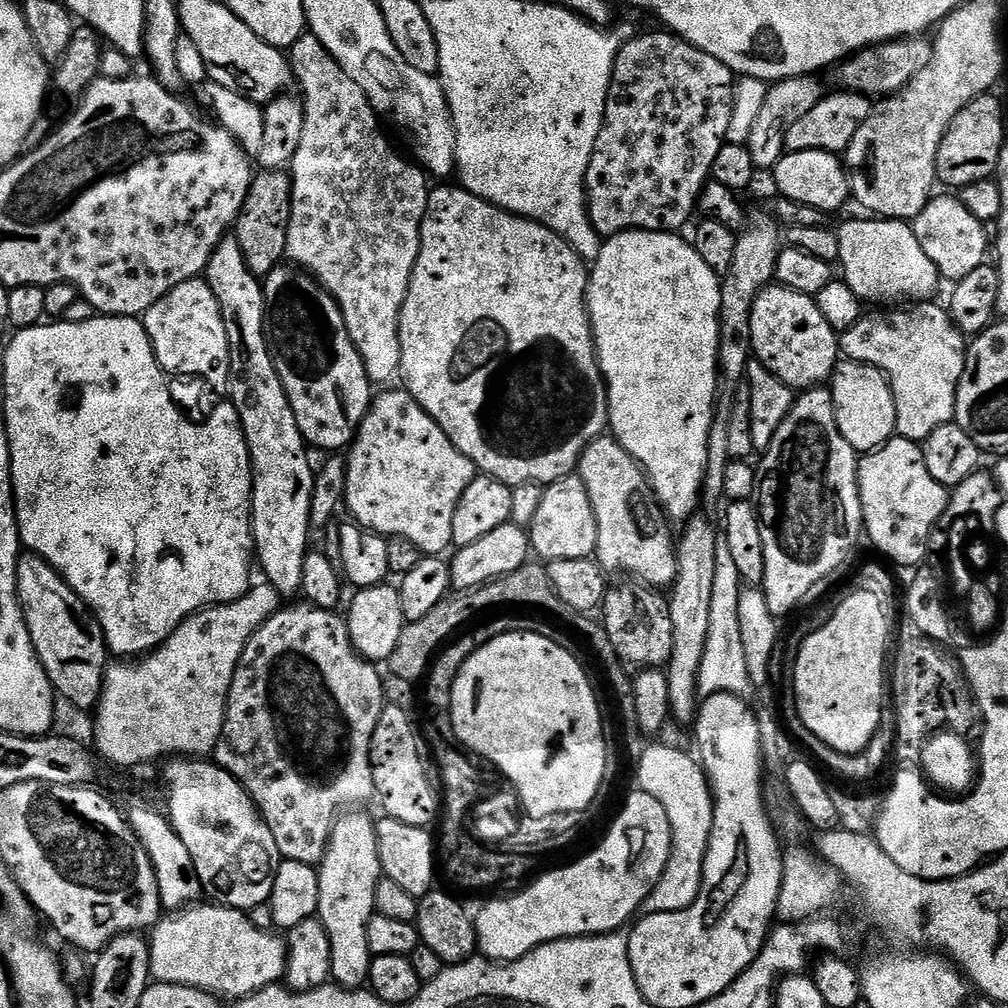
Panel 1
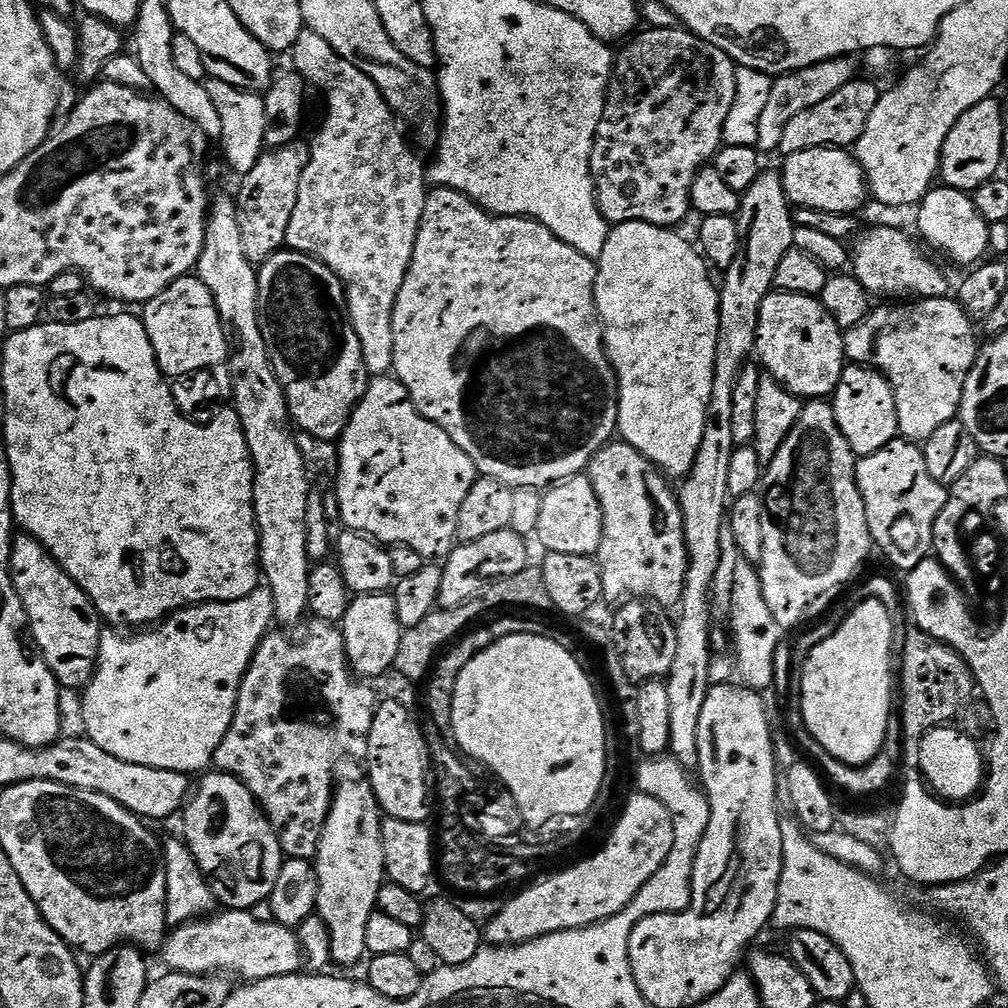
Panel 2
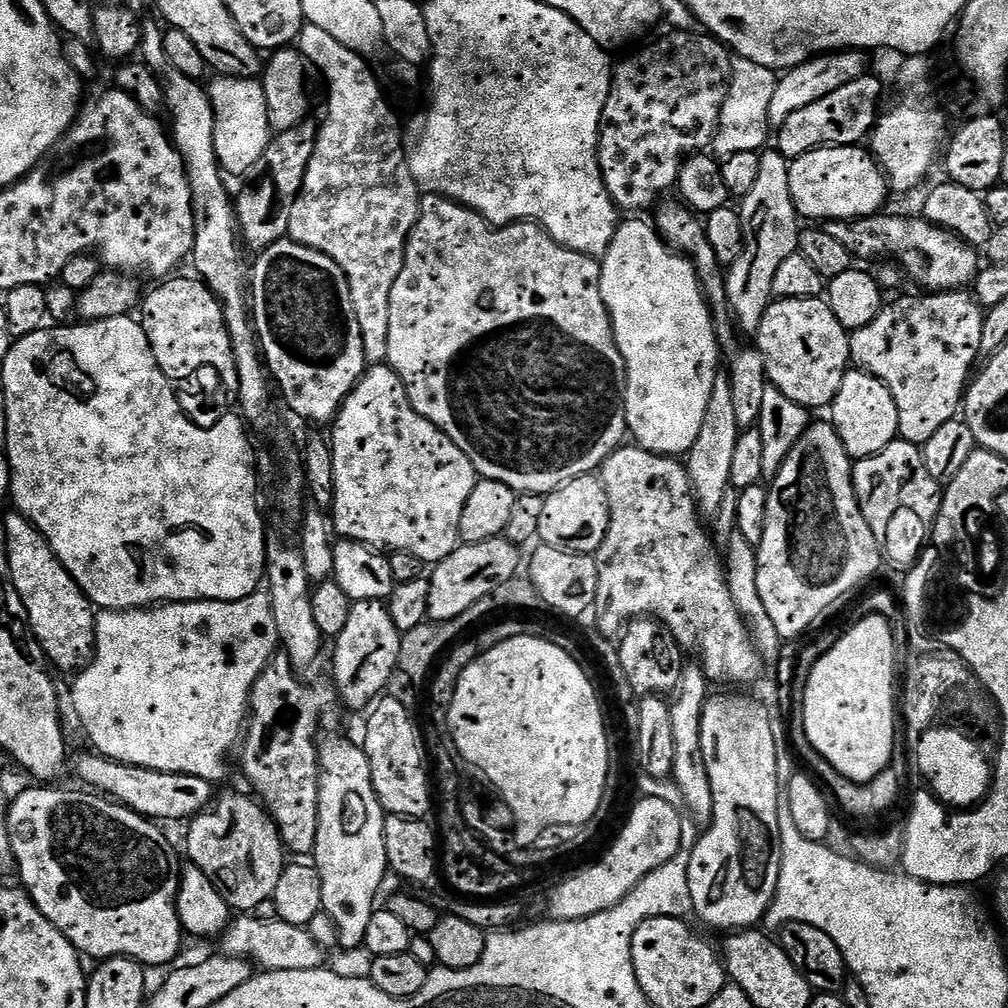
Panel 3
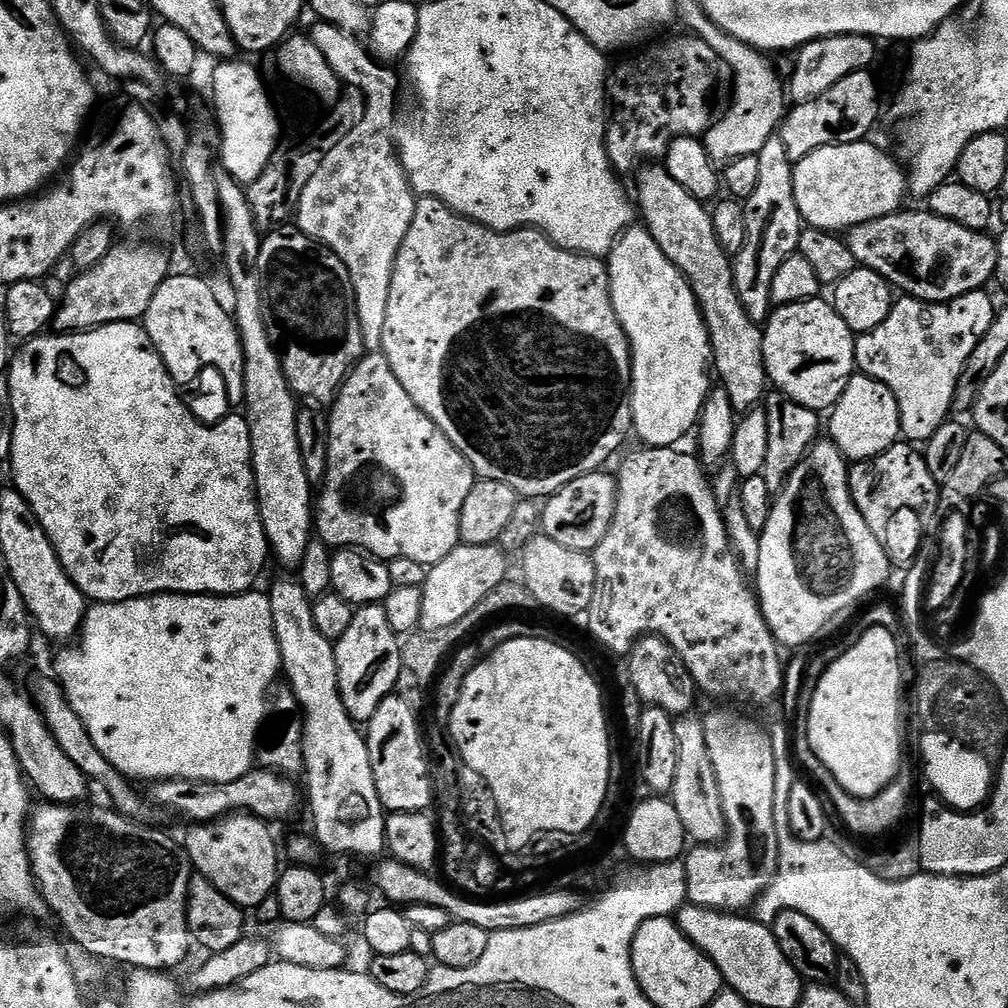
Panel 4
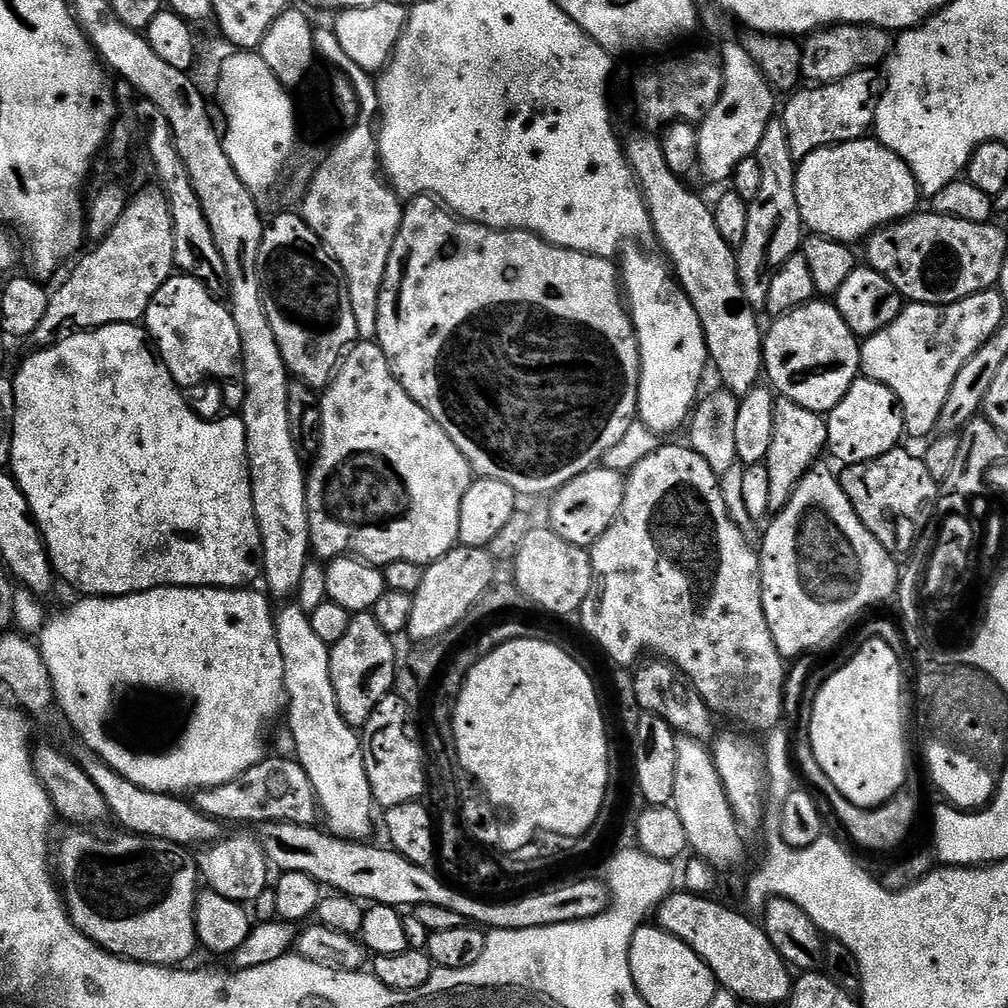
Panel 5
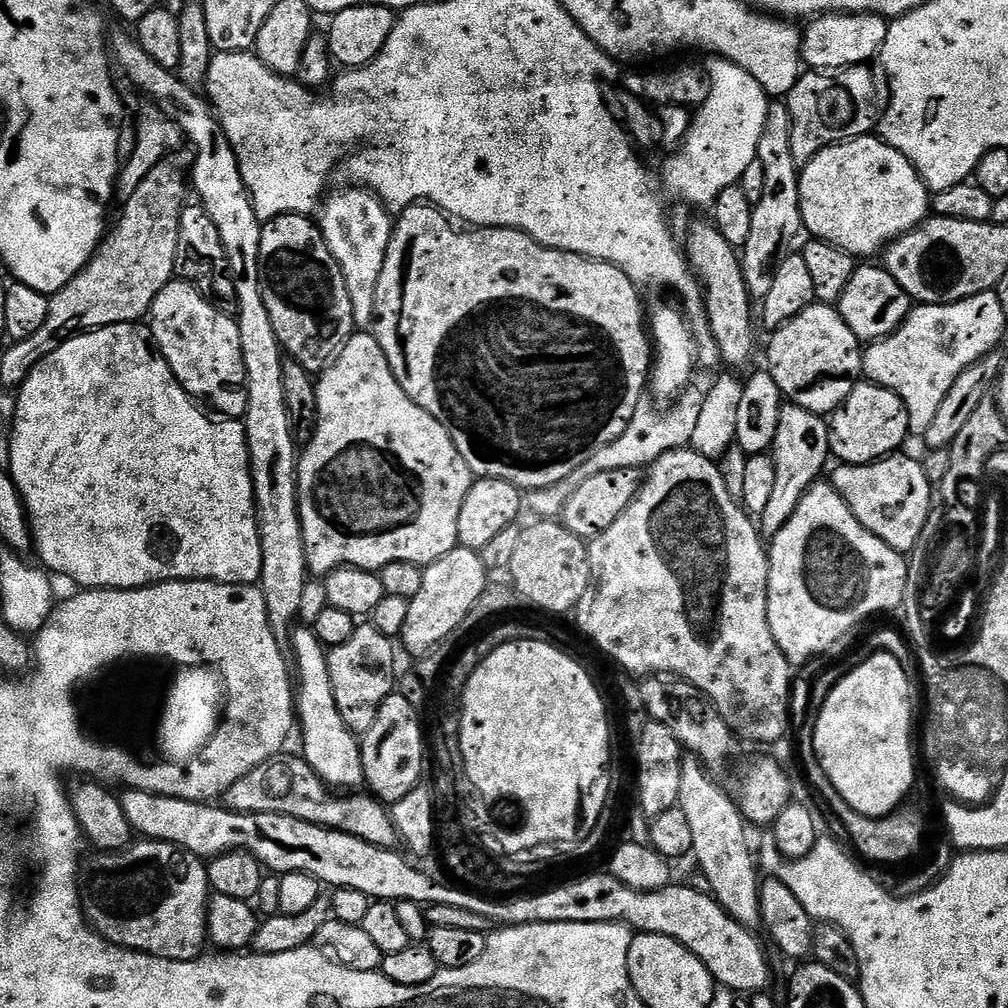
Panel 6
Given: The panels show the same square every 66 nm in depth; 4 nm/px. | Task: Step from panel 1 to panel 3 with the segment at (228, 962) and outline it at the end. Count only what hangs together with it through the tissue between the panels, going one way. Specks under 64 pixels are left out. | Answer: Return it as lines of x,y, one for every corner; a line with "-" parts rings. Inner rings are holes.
236,918
228,926
222,937
223,951
230,956
247,958
261,969
278,970
314,970
325,963
325,949
314,942
307,928
290,926
281,920
257,920
255,918

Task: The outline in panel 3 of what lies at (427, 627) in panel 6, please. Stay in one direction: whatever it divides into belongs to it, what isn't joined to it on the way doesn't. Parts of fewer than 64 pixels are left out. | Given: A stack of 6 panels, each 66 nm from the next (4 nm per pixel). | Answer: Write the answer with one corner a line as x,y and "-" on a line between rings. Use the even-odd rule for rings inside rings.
495,536
486,542
460,544
445,560
431,569
428,585
430,586
430,602
428,603
428,620
453,620
458,614
466,614
478,598
486,598
498,586
507,580
517,579
522,568
521,549
511,544
503,536

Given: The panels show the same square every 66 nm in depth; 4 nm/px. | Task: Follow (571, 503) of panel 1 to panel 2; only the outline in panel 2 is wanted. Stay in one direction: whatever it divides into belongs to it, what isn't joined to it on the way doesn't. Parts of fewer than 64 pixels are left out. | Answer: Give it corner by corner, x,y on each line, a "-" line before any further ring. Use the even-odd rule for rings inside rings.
586,474
571,476
568,480
551,485
544,492
535,539
540,540
545,553
595,557
600,551
603,533
602,506
598,502
598,494
594,494
594,486

